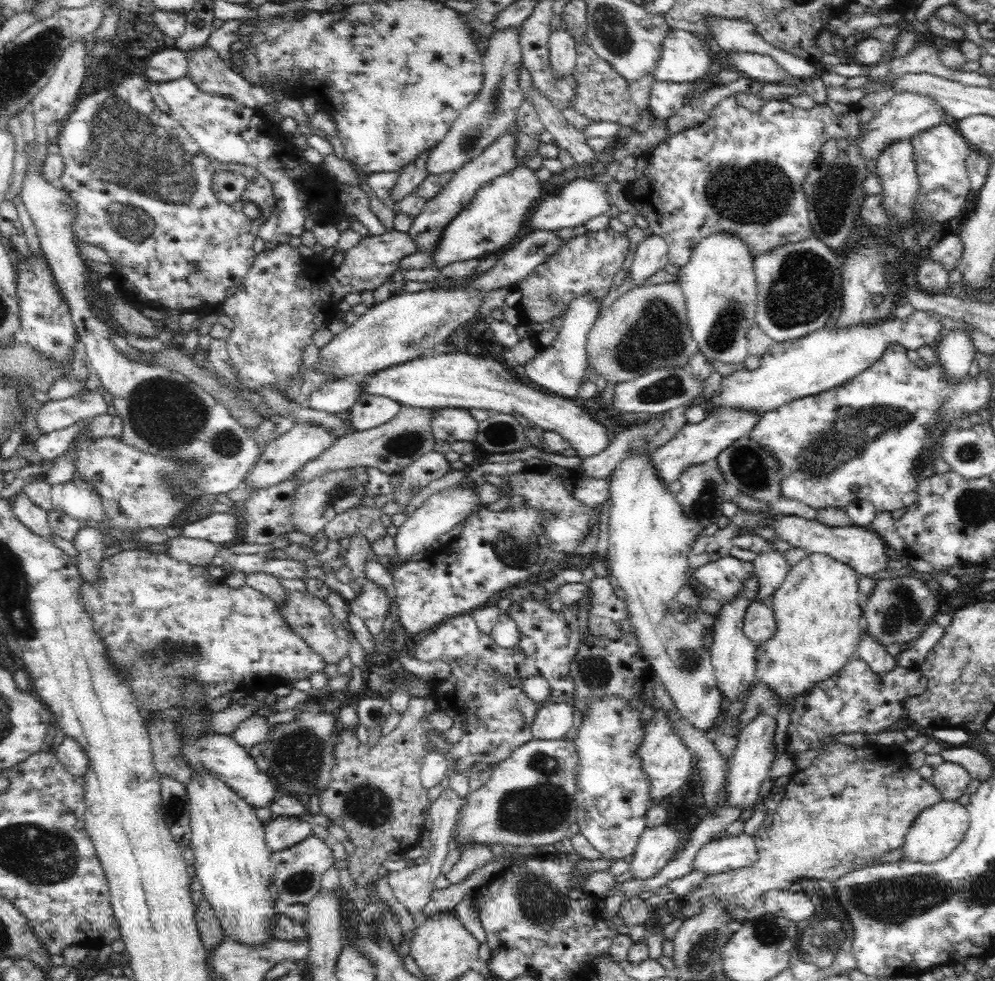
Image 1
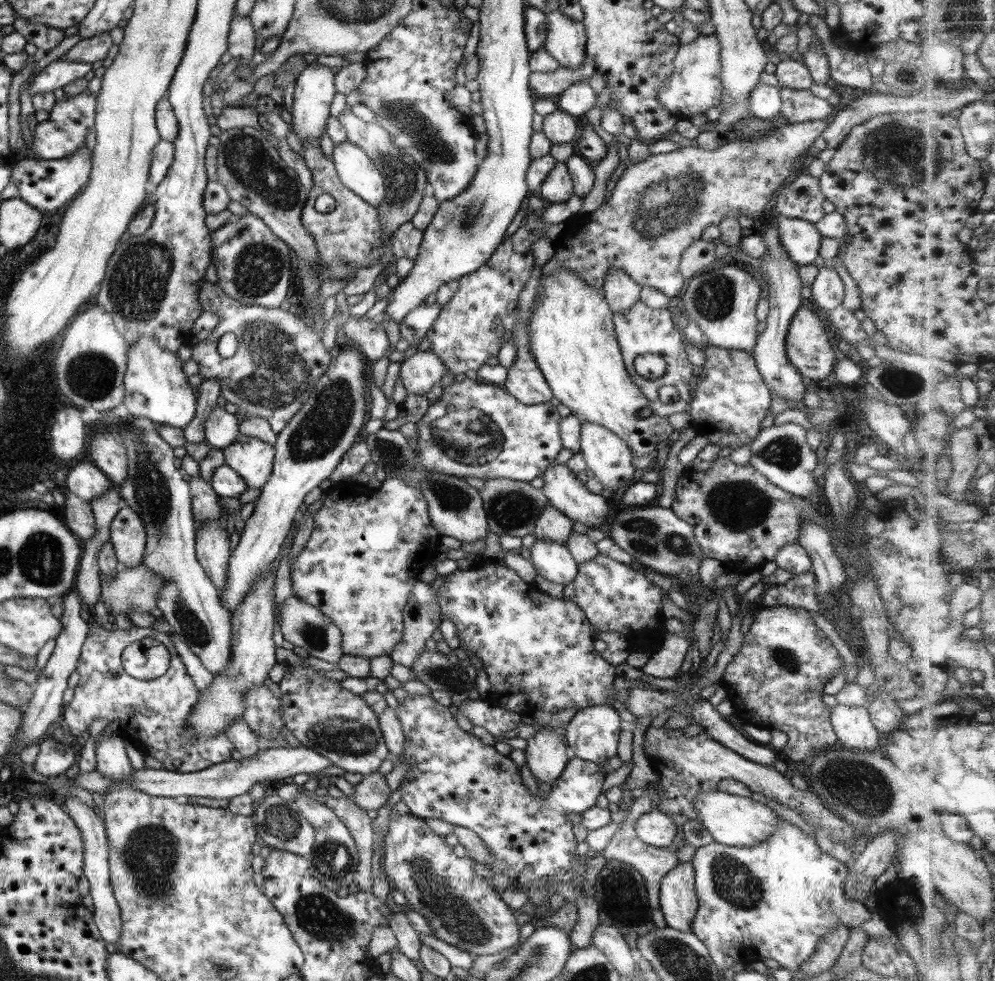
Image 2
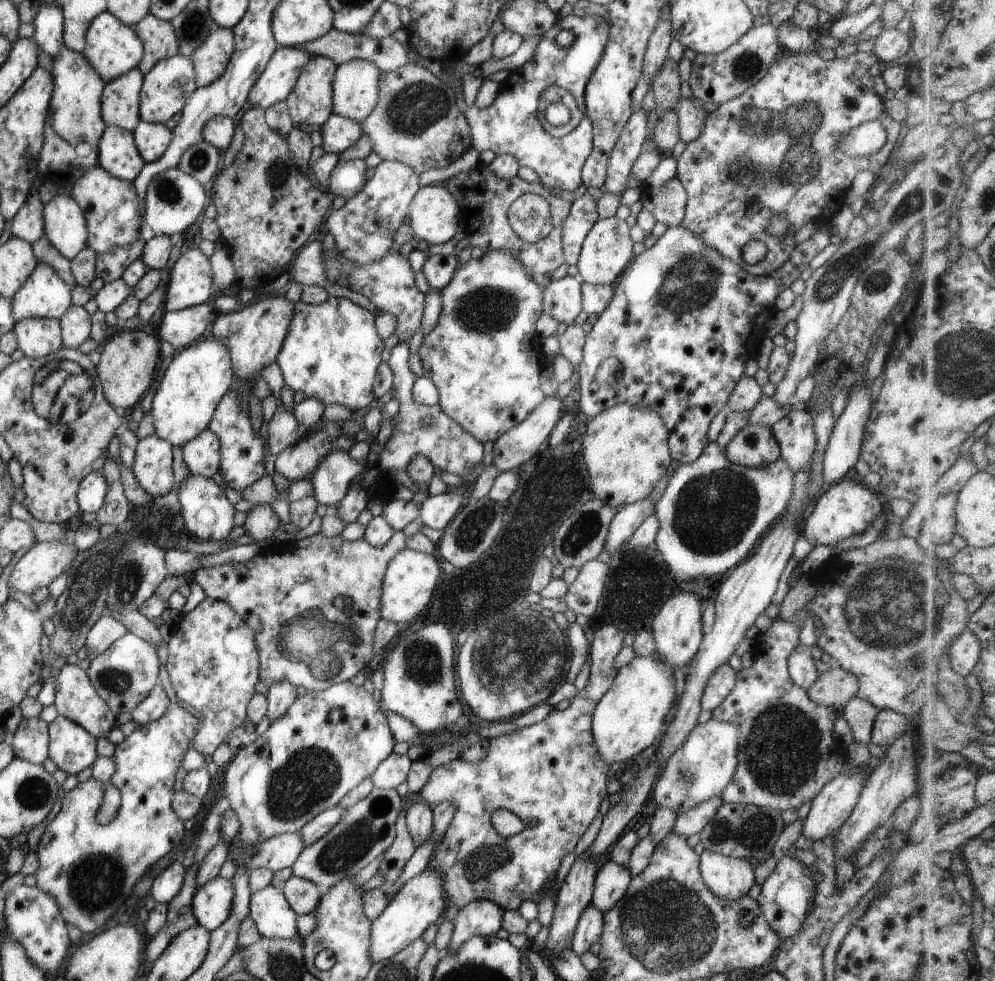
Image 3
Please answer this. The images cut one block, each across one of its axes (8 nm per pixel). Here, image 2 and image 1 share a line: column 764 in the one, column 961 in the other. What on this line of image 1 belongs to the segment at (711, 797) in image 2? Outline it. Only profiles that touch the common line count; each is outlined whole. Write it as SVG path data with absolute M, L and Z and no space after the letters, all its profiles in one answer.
M938 802L930 808L922 810L910 826L908 833L905 835L905 840L900 846L902 859L913 863L926 864L942 860L962 841L968 826L969 815L965 806L958 804L958 802Z

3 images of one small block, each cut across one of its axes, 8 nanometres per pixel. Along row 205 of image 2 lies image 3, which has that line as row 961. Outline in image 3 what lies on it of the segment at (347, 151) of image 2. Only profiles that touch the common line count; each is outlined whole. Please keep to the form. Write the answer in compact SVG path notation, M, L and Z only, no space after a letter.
M425 866L425 870L411 876L402 884L401 888L392 896L389 904L385 906L385 910L371 921L369 931L371 962L391 958L405 946L409 946L411 942L417 940L427 926L438 923L446 910L441 882L443 882L443 878Z

